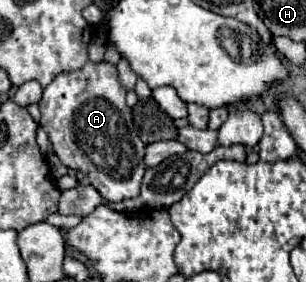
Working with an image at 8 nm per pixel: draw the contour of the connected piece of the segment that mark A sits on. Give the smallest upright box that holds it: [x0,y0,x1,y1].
[40,61,144,201]

